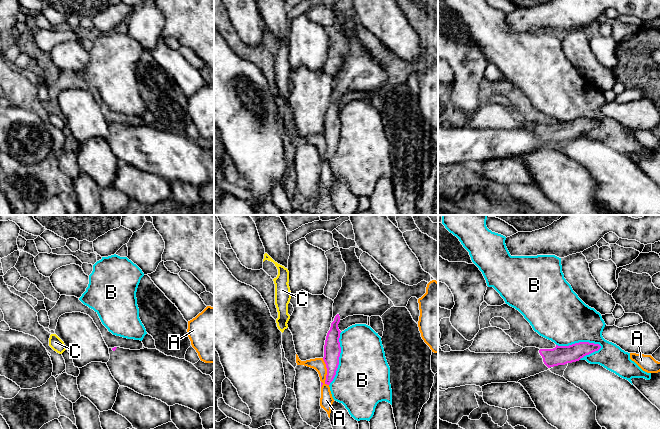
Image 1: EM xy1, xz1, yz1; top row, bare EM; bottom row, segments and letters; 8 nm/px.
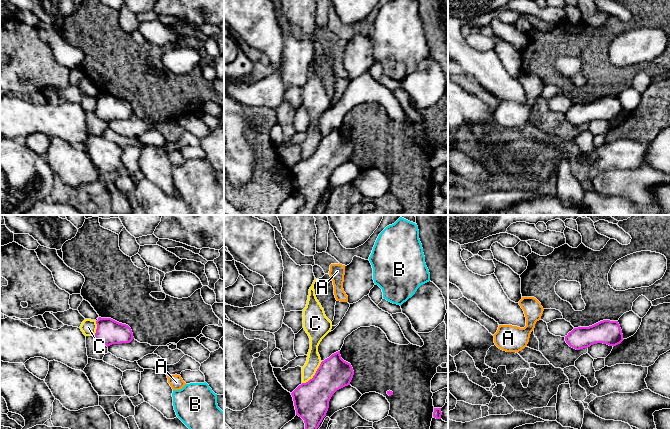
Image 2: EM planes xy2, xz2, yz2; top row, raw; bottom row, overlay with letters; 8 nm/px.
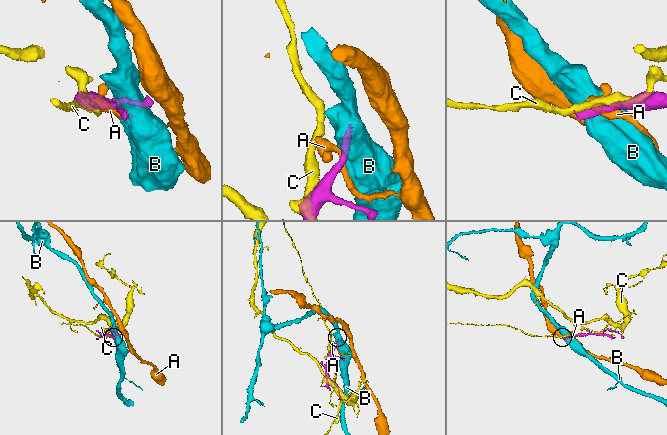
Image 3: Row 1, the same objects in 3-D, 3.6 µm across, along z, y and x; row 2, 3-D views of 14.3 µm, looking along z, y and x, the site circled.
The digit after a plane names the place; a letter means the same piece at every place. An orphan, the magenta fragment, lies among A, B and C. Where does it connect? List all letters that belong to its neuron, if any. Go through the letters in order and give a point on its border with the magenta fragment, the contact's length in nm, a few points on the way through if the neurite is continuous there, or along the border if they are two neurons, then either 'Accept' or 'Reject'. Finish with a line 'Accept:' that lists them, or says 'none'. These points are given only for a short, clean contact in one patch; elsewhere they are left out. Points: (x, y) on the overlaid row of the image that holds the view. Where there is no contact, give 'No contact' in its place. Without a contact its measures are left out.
A: Touches magenta at xz1 (327, 373). Shared border 240 nm. Boundary: xz1 (322, 358), (326, 368), (326, 379), (321, 387). Reject
B: Touches magenta at yz1 (579, 342). Shared border 360 nm. Boundary: yz1 (556, 344), (571, 345), (579, 342), (593, 342), (601, 347). Reject
C: Touches magenta at xz2 (315, 374). Shared border 240 nm. Reject
Accept: none

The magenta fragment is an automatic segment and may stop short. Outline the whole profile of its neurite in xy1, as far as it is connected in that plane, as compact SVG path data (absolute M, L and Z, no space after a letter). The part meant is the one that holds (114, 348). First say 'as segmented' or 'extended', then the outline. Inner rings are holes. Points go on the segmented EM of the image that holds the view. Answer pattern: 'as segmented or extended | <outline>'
extended | M109 348L107 366L120 386L128 387L144 396L150 396L168 406L179 404L197 413L214 406L214 381L185 359L167 356L157 349L130 350Z

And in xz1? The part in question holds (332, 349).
extended | M339 248L346 264L346 272L342 278L342 287L333 300L332 323L324 345L323 360L327 368L325 380L327 385L333 381L339 365L341 353L339 322L353 315L381 317L394 306L393 302L373 281L370 272L362 266L360 259L356 256L355 248Z

